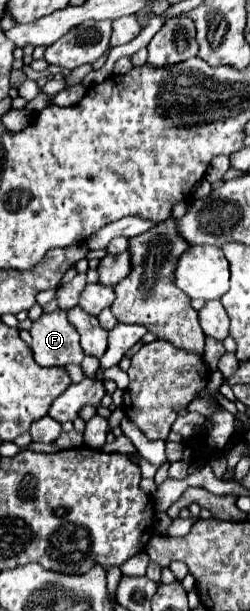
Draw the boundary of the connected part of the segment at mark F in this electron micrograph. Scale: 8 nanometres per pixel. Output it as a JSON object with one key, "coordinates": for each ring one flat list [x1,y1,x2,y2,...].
{"coordinates":[[67,311,43,313,29,329,33,337,35,361,41,367,69,365,83,361,83,349,75,327,67,321]]}

